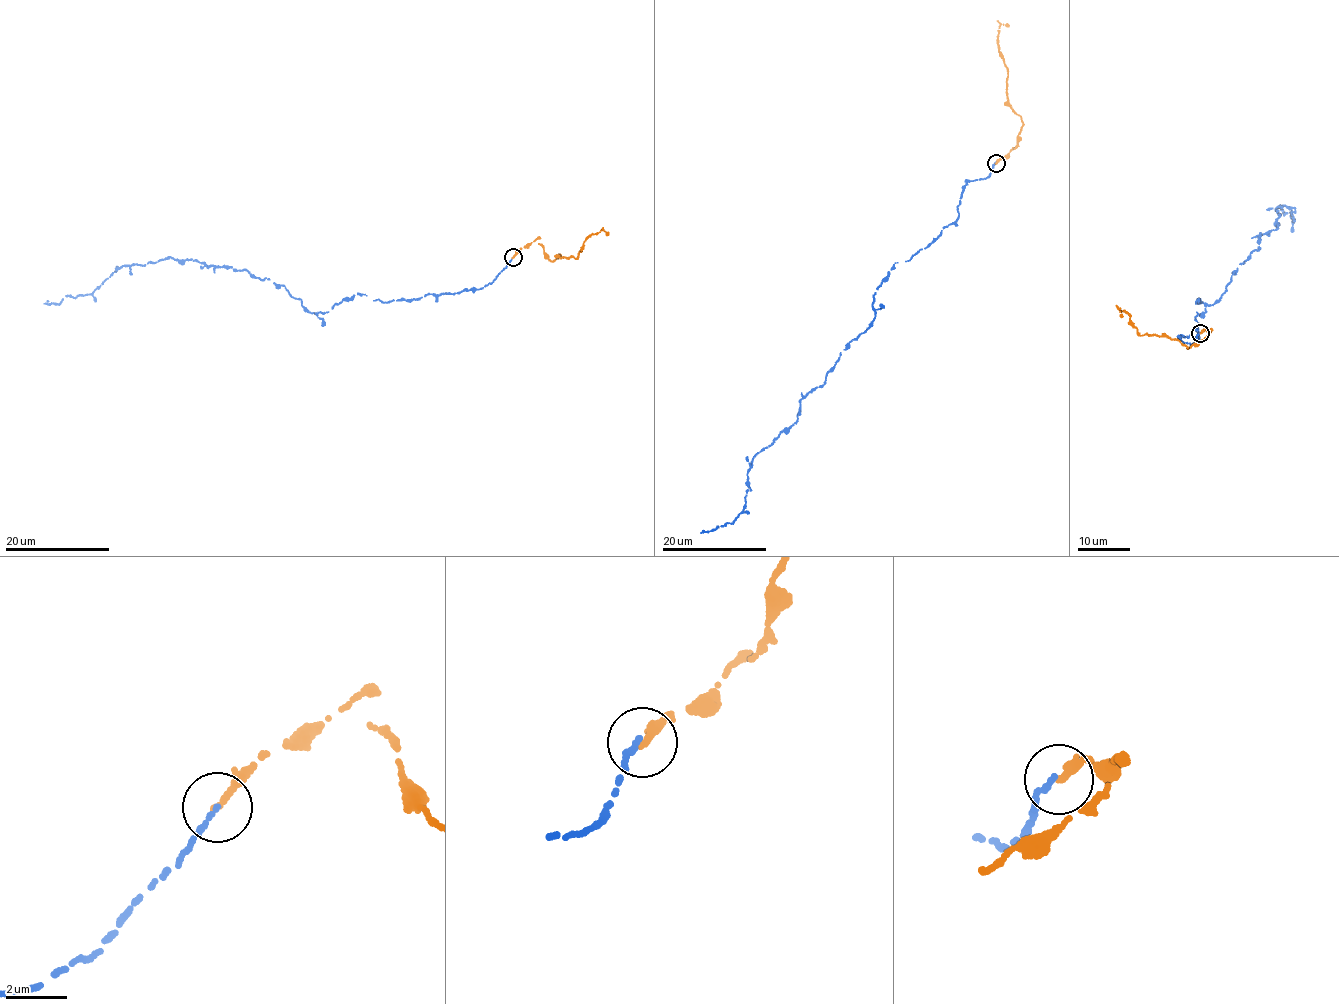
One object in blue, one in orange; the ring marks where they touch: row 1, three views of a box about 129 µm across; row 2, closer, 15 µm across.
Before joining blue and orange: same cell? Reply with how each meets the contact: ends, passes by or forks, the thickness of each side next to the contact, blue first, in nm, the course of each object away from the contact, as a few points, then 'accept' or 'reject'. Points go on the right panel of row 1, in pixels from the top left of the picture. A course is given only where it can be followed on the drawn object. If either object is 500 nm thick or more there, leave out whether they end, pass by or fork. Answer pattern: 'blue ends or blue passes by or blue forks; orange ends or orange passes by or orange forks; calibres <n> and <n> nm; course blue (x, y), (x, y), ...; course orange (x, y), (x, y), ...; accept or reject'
blue ends; orange ends; calibres 180 and 240 nm; course blue (1199, 333), (1179, 338), (1198, 337), (1196, 300), (1218, 301), (1276, 207), (1294, 220), (1280, 205); course orange (1201, 333), (1210, 329), (1206, 338), (1188, 348), (1165, 335), (1140, 335), (1130, 316), (1118, 309), (1121, 317); accept

